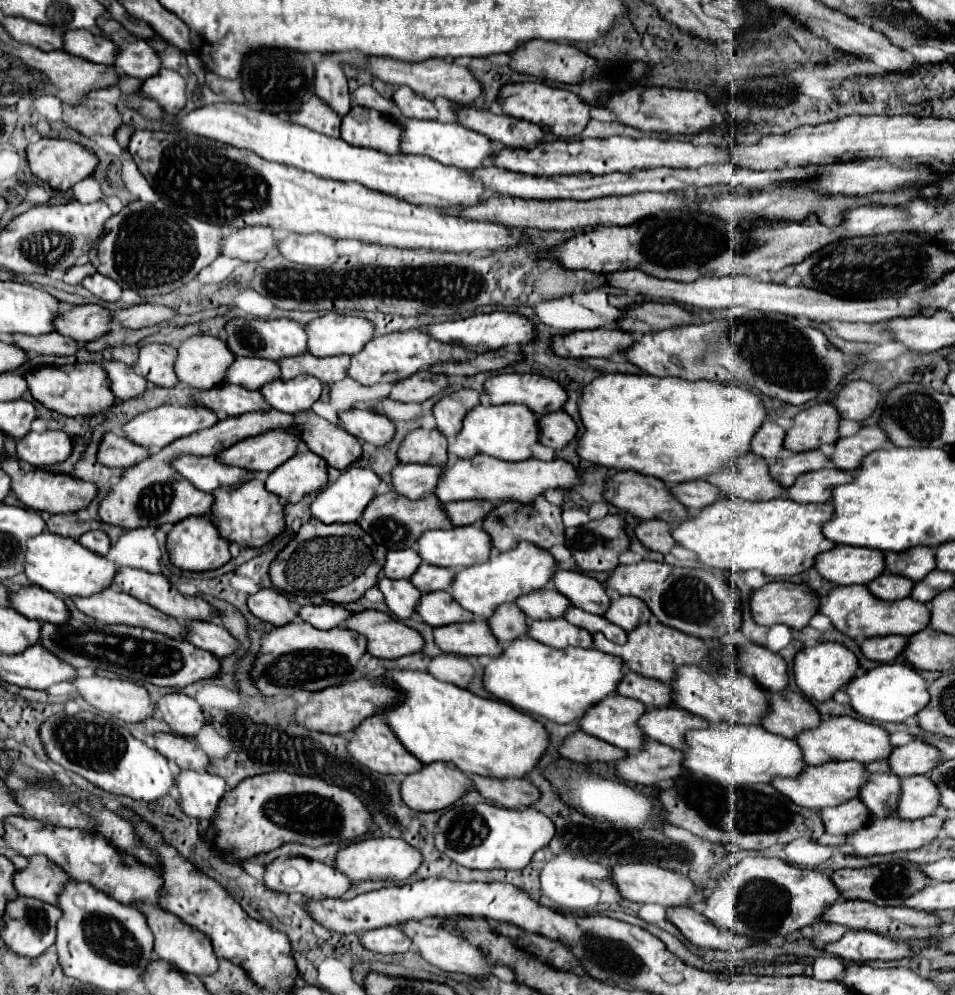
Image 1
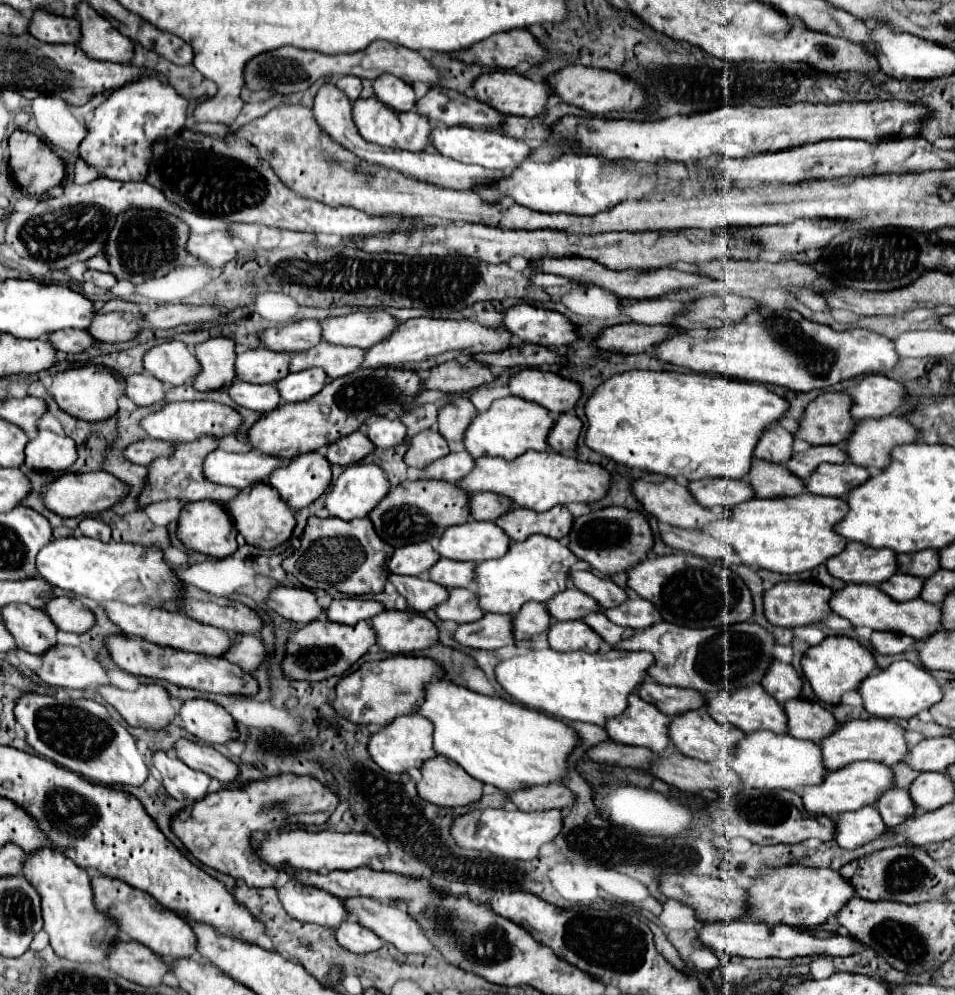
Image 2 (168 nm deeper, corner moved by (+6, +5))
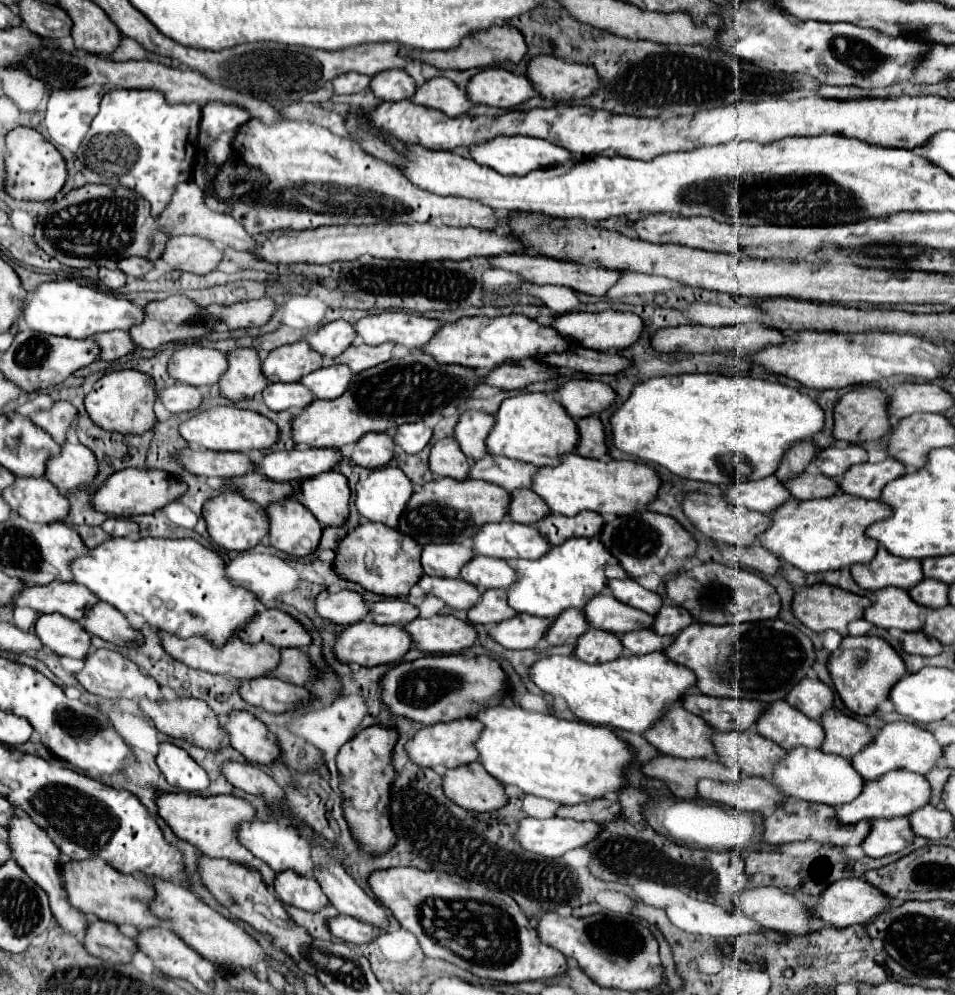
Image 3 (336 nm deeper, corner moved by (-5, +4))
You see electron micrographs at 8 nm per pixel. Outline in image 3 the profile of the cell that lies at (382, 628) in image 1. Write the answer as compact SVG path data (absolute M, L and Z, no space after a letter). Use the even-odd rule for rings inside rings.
M455 616L417 618L405 626L413 638L413 646L421 652L451 654L471 648L477 642L477 630Z

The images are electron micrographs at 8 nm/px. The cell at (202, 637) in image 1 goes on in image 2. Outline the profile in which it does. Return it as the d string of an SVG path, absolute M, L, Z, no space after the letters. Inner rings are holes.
M234 635L230 649L222 655L226 661L236 663L246 673L254 671L264 659L264 645L254 635Z

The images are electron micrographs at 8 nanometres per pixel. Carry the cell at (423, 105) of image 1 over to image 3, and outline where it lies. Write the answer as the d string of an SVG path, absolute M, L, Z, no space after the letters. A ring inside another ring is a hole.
M393 68L373 76L369 88L381 100L409 100L415 94L415 80L405 70Z

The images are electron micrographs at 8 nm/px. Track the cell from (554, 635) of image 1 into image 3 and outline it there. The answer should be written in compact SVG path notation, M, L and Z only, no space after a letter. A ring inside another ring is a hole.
M589 628L575 646L575 656L579 656L583 662L611 662L615 658L621 658L623 652L623 644L621 638L617 634L605 632L605 630L597 630L597 628Z

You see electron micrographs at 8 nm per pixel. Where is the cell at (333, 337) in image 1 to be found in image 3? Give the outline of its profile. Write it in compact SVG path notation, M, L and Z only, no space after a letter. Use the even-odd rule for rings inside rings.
M387 310L381 314L365 316L355 324L355 330L365 344L375 346L383 342L397 342L415 352L423 348L431 340L431 336L439 332L441 326L441 320Z

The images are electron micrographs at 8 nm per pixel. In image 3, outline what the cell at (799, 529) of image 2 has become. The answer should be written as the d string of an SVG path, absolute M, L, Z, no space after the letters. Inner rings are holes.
M839 494L819 500L789 500L777 508L771 518L773 524L767 532L759 536L763 548L771 550L777 558L793 564L803 572L827 572L841 570L853 564L865 564L875 558L877 540L865 534L865 528L891 516L891 508L881 500L853 498L849 494Z

